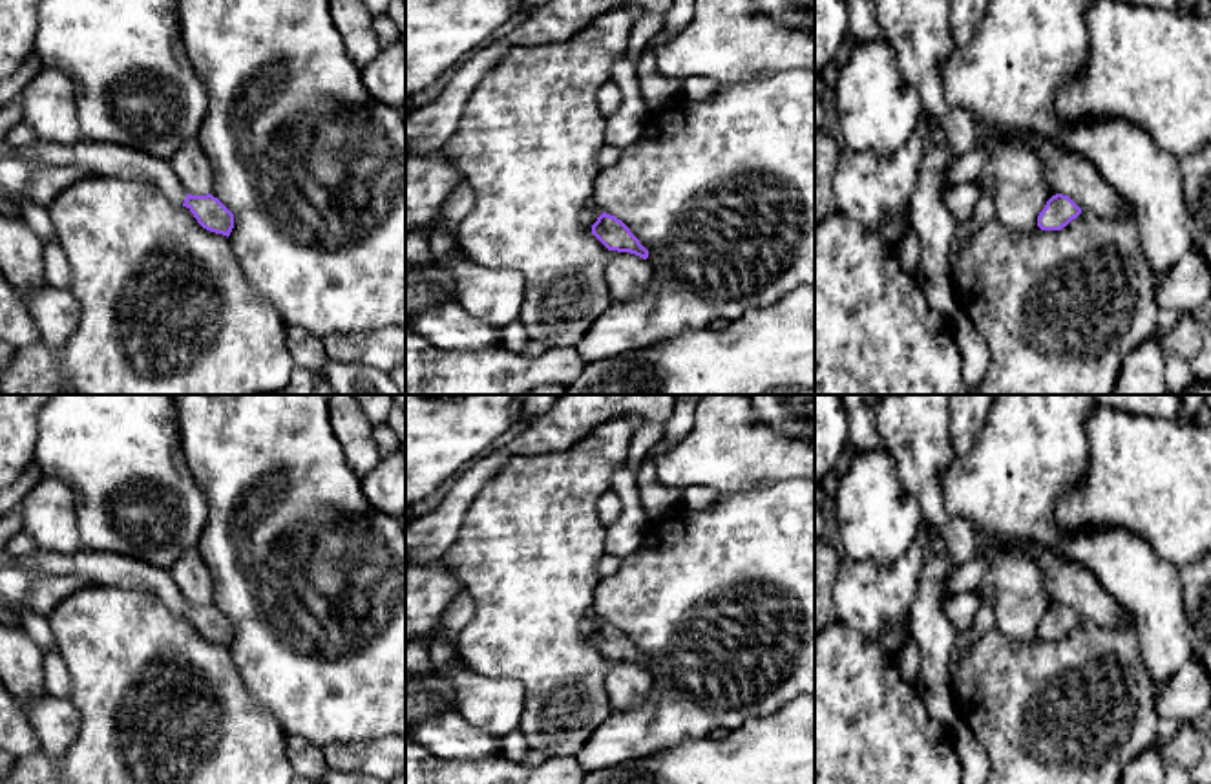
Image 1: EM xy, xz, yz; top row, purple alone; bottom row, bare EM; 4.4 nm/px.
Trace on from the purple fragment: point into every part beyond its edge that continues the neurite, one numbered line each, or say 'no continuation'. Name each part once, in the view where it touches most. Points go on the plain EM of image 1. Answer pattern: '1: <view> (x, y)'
1: xy (37, 582)

